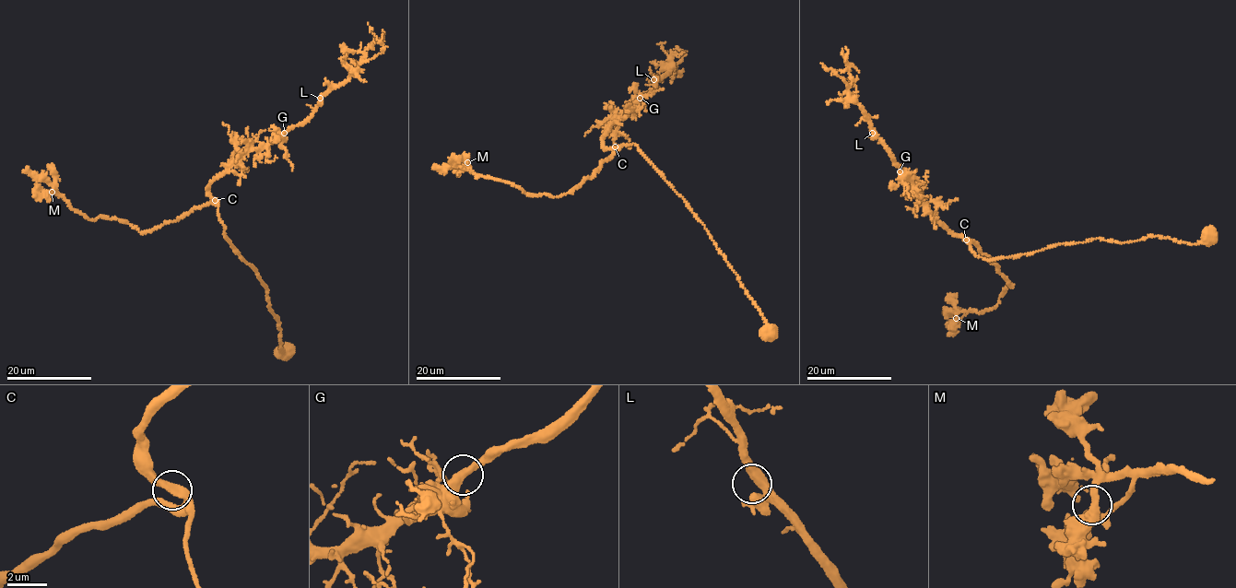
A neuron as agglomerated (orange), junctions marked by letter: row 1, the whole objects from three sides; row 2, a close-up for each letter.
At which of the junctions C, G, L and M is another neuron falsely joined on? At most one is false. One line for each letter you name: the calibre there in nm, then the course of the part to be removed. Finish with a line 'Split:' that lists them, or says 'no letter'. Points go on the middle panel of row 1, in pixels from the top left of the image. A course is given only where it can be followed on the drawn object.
Split: no letter

